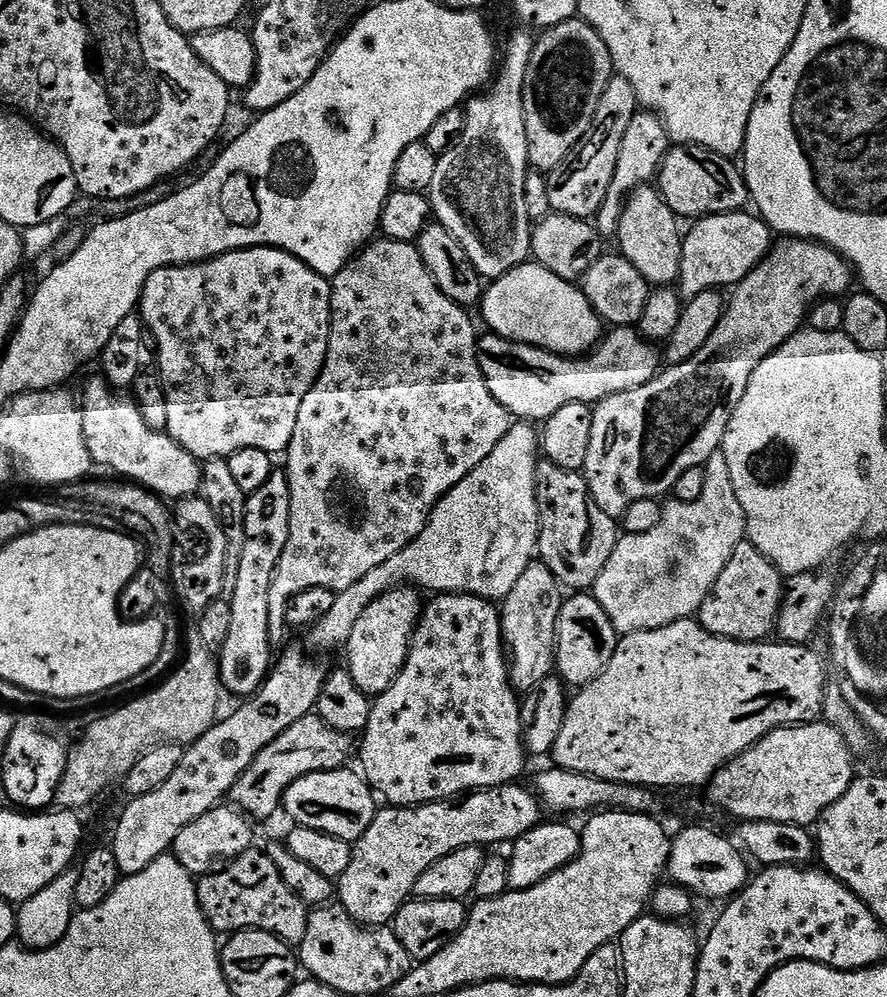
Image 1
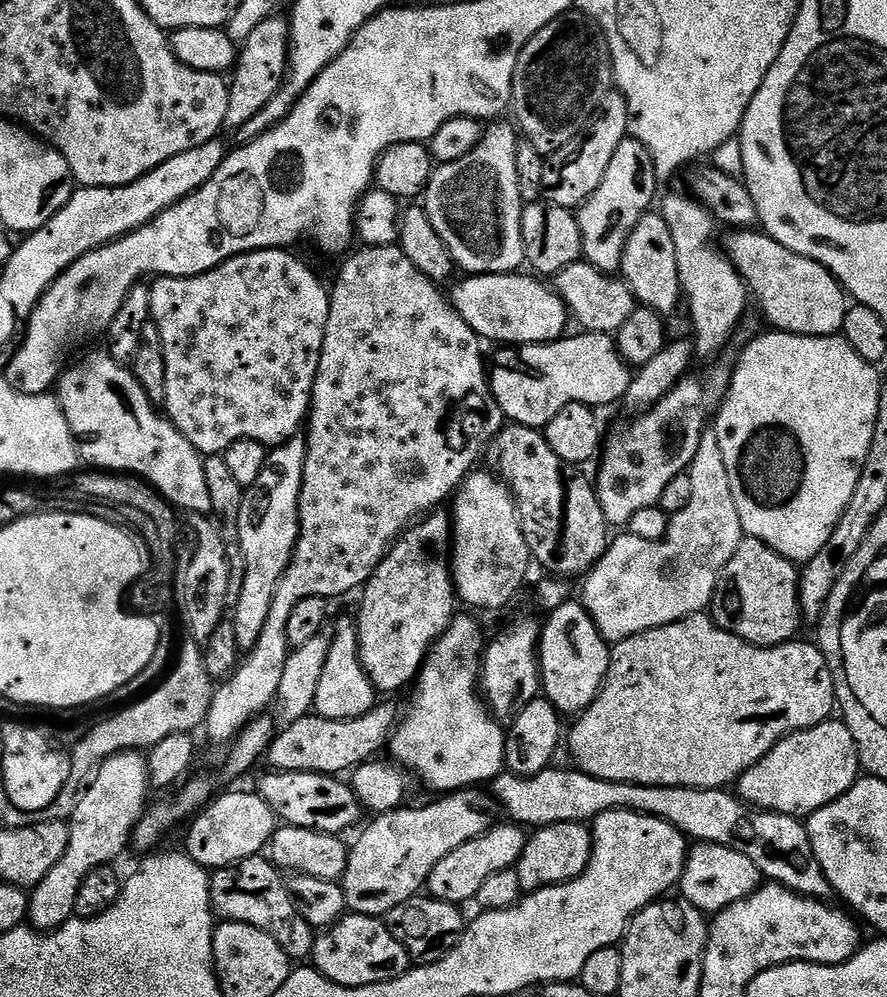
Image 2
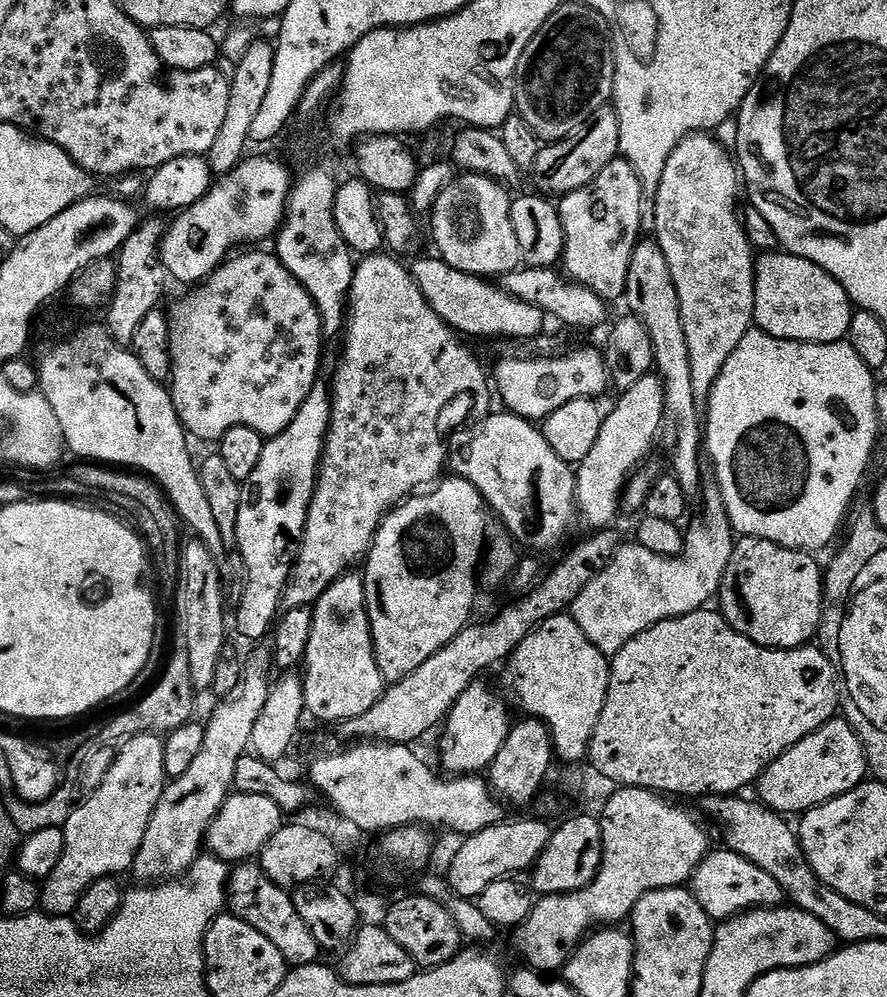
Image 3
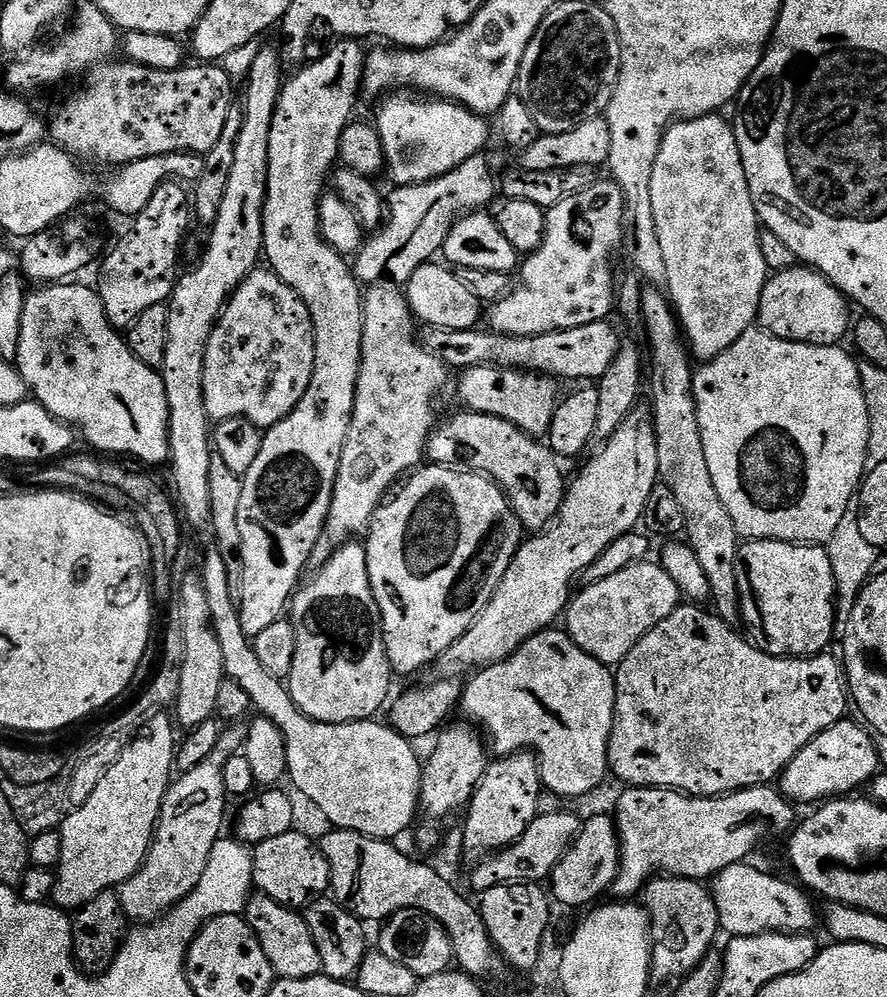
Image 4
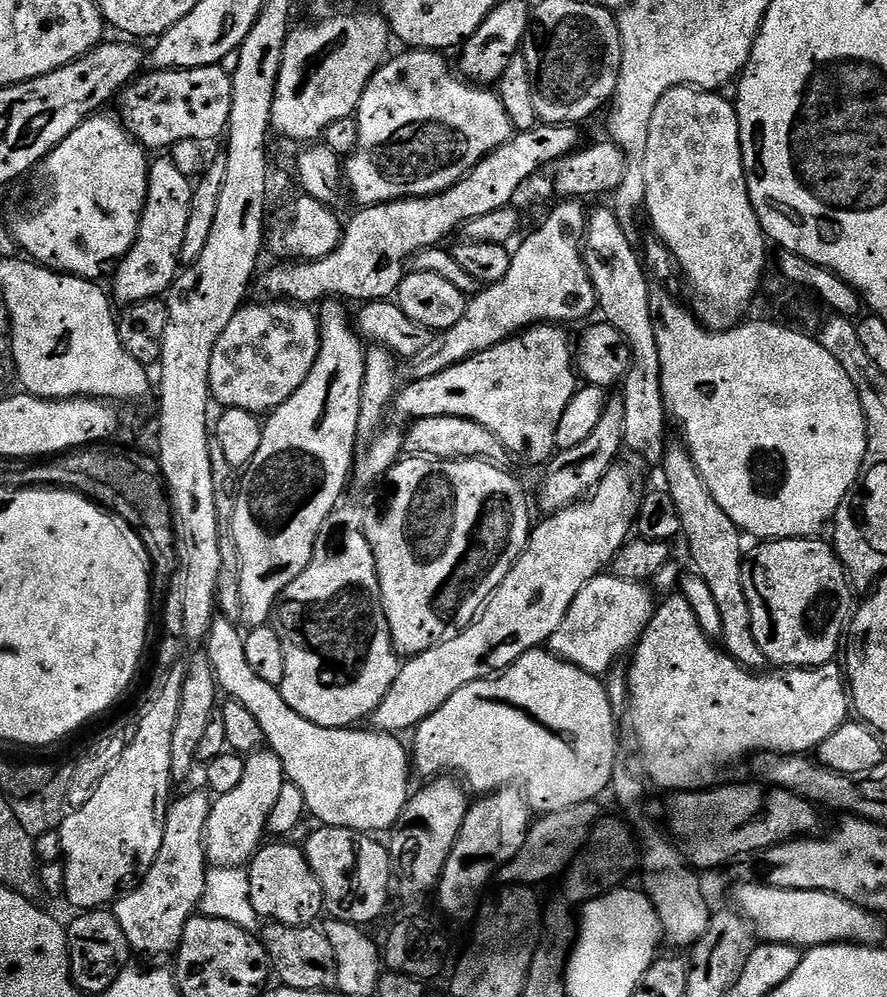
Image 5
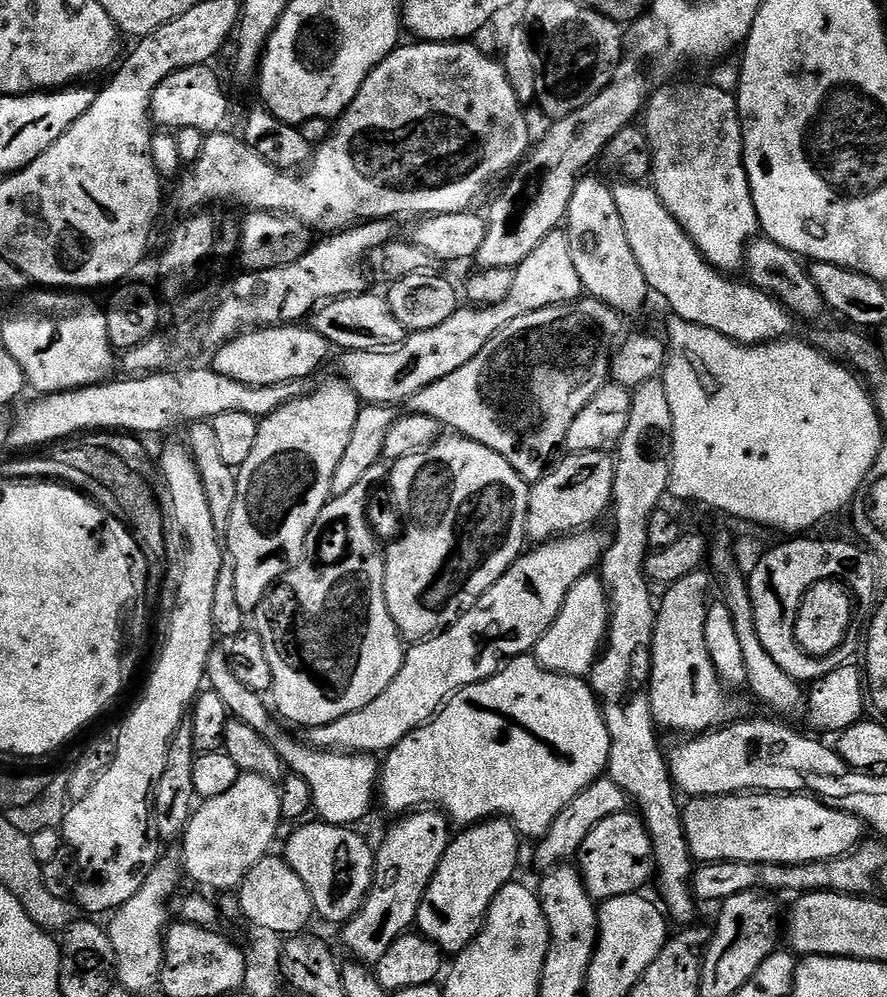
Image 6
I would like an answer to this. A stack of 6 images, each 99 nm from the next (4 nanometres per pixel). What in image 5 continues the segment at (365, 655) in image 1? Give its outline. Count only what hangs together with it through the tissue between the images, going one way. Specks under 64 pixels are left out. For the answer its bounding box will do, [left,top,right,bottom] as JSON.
[364,454,534,658]

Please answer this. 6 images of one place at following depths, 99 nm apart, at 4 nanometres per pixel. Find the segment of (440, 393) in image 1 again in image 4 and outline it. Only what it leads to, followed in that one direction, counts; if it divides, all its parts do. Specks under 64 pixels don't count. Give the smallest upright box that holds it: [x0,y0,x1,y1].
[116,284,450,922]

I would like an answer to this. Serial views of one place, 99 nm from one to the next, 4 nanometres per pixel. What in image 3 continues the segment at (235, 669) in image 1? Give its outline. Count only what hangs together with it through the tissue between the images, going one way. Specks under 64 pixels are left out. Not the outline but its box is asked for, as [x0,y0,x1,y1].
[234,382,332,640]

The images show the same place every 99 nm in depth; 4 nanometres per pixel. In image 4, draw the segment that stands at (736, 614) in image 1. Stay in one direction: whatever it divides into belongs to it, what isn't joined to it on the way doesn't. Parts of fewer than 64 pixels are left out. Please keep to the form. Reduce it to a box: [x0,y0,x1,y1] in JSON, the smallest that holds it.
[738,540,836,656]

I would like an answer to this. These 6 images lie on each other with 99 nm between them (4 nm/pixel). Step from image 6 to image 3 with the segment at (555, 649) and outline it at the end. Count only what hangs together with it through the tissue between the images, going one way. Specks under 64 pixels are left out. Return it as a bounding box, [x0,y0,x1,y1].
[570,483,734,658]

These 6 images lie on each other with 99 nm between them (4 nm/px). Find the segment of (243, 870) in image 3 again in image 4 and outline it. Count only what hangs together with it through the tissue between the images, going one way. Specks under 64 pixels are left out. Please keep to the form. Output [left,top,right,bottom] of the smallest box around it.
[243,894,323,980]

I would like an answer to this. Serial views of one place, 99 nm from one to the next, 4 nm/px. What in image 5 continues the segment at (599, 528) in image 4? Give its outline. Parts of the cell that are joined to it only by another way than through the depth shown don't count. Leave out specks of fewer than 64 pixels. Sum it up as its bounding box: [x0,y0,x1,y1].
[370,462,642,733]

